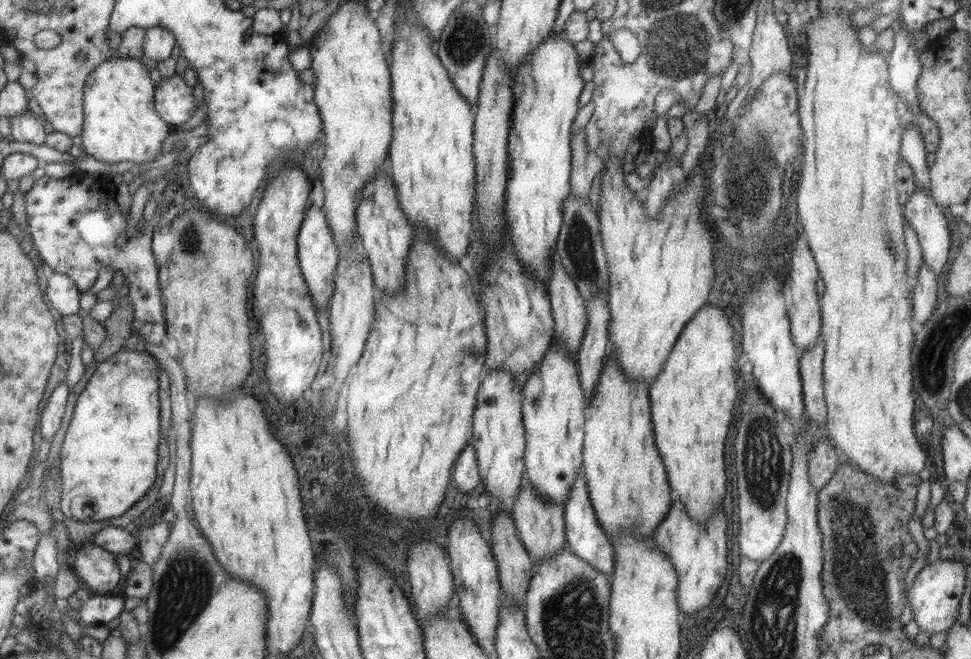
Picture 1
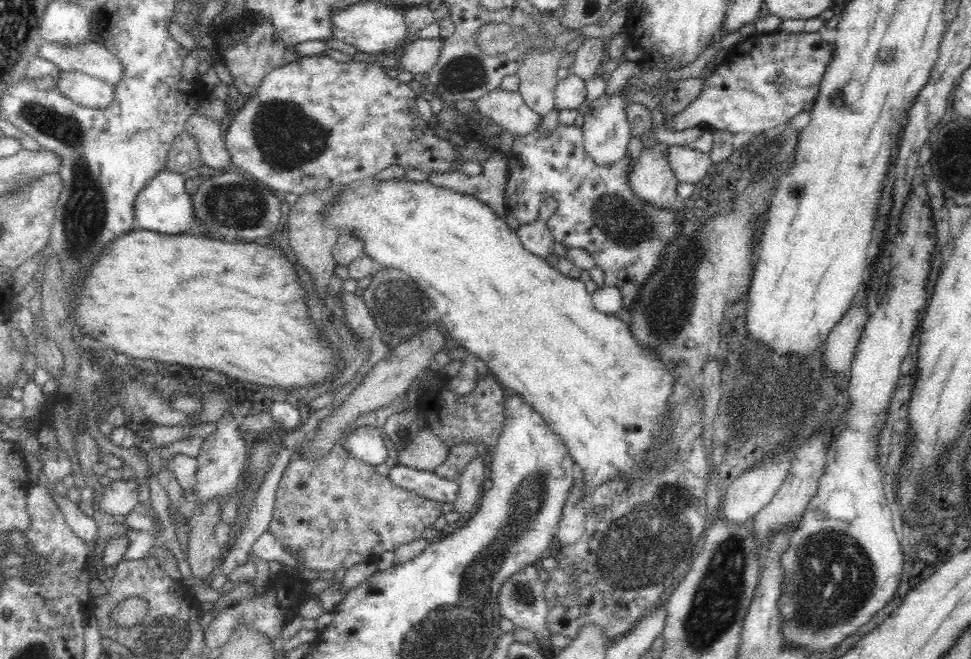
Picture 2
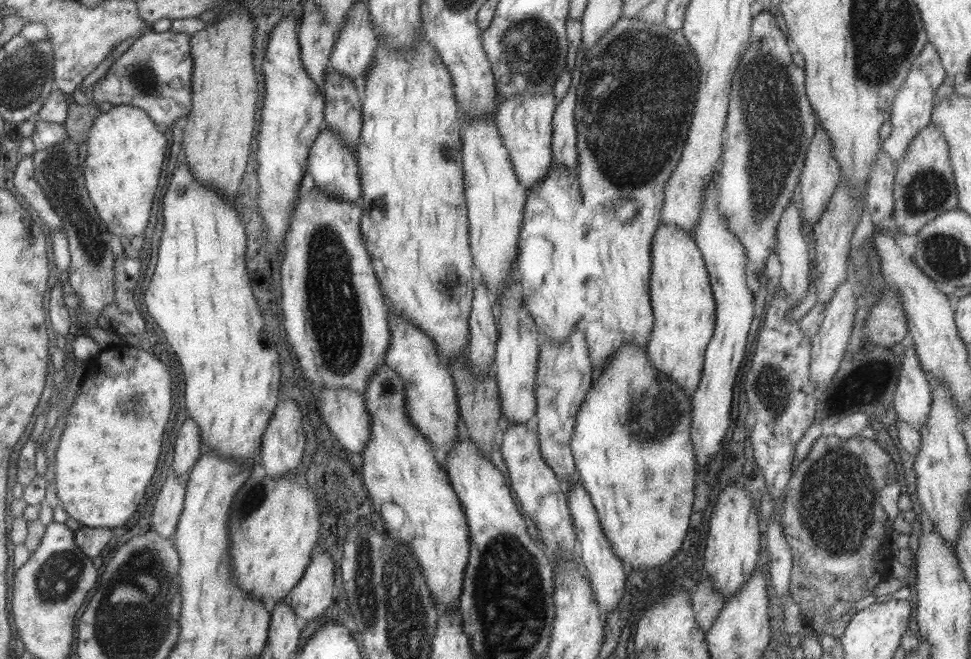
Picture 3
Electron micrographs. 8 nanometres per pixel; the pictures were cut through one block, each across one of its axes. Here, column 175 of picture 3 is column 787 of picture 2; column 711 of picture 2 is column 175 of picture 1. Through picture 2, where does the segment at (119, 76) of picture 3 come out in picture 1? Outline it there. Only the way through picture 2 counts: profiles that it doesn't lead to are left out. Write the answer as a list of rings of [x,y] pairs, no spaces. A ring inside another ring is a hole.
[[[176,73],[170,78],[161,78],[154,90],[154,109],[161,120],[168,125],[183,124],[197,108],[192,94],[192,88],[187,87],[182,76]]]

